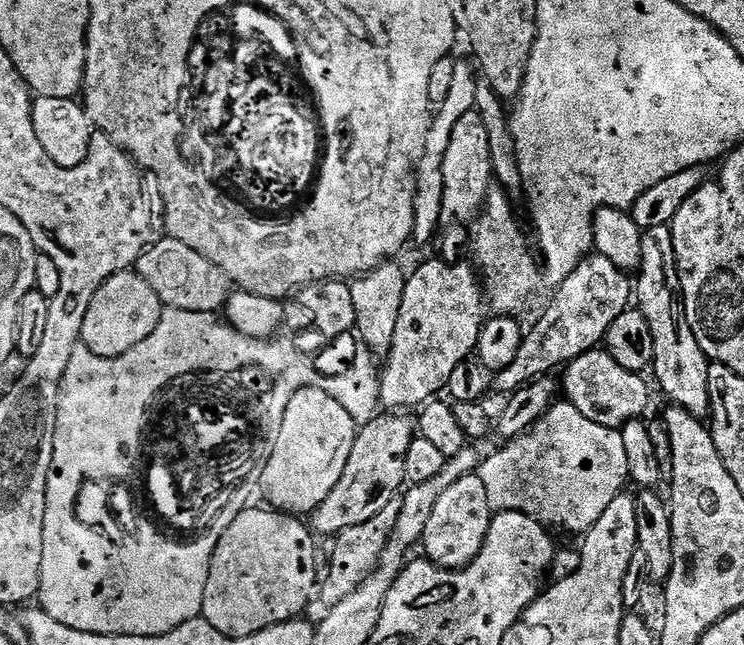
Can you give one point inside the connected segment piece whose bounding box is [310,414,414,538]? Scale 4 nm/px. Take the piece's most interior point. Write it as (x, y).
(375, 472)

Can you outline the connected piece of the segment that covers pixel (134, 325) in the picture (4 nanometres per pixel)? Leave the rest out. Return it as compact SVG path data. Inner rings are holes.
M116 272L96 291L94 302L90 302L90 310L86 310L86 322L82 322L80 335L83 347L102 358L126 354L126 350L134 350L138 342L154 334L154 326L158 326L164 309L165 305L160 303L154 286L150 286L150 282L146 282L146 278L142 278L139 272Z

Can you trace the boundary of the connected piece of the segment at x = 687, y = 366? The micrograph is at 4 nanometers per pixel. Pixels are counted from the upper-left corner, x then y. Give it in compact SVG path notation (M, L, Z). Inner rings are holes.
M654 226L643 229L643 233L642 262L634 280L634 304L645 315L650 334L653 335L651 371L656 371L656 380L661 390L672 399L669 401L675 407L684 408L692 416L707 417L710 412L710 361L702 346L698 346L698 338L694 338L690 322L686 322L671 227Z

